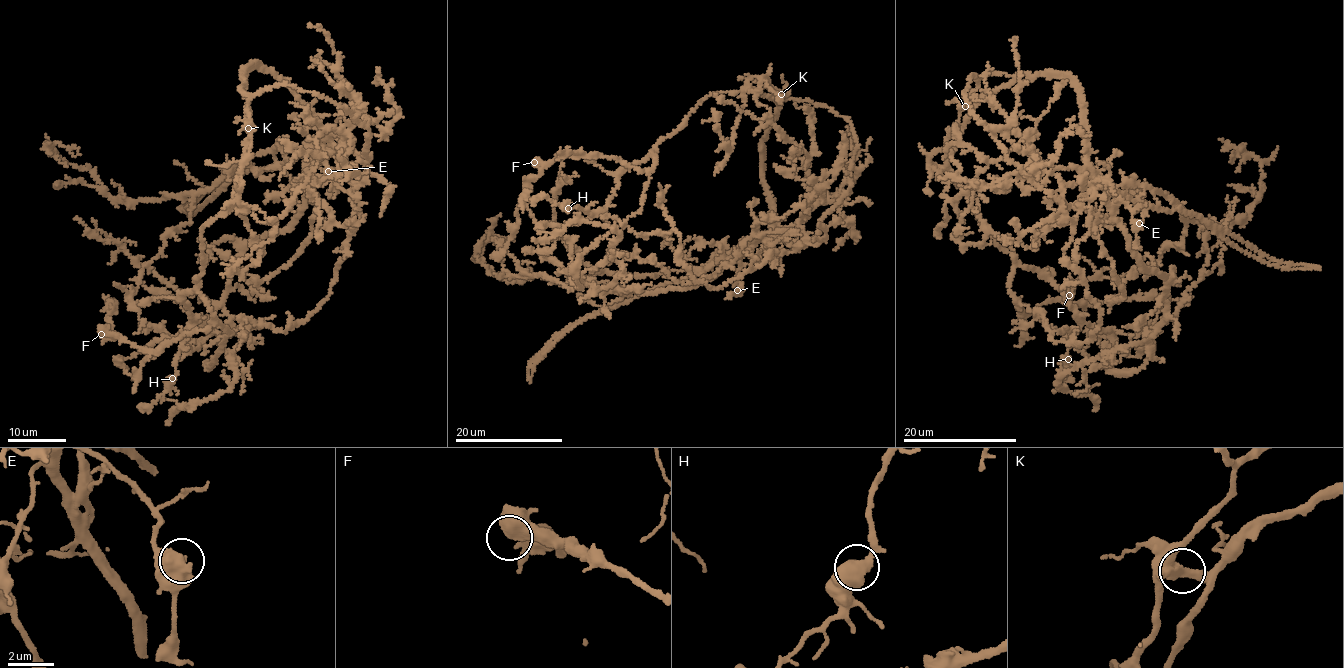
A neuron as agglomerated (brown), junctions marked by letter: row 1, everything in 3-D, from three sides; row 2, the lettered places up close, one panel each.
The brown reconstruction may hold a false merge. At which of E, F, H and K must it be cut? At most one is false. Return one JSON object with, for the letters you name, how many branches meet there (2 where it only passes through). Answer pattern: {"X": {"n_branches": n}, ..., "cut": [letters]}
{"K": {"n_branches": 2}, "cut": ["K"]}

